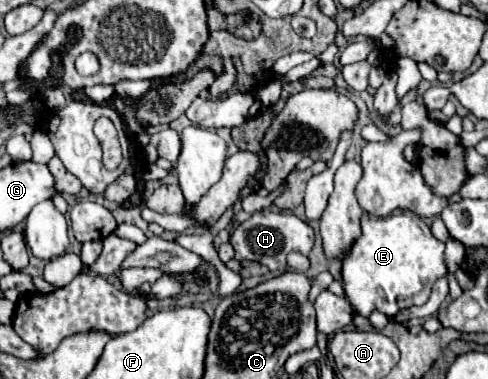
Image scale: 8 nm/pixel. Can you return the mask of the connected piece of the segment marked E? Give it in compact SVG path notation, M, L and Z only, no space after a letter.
M394 211L386 217L364 213L362 235L354 243L350 259L342 261L346 297L352 309L364 317L374 309L394 317L402 307L424 305L436 279L444 275L444 243L432 237L426 221L412 211Z

